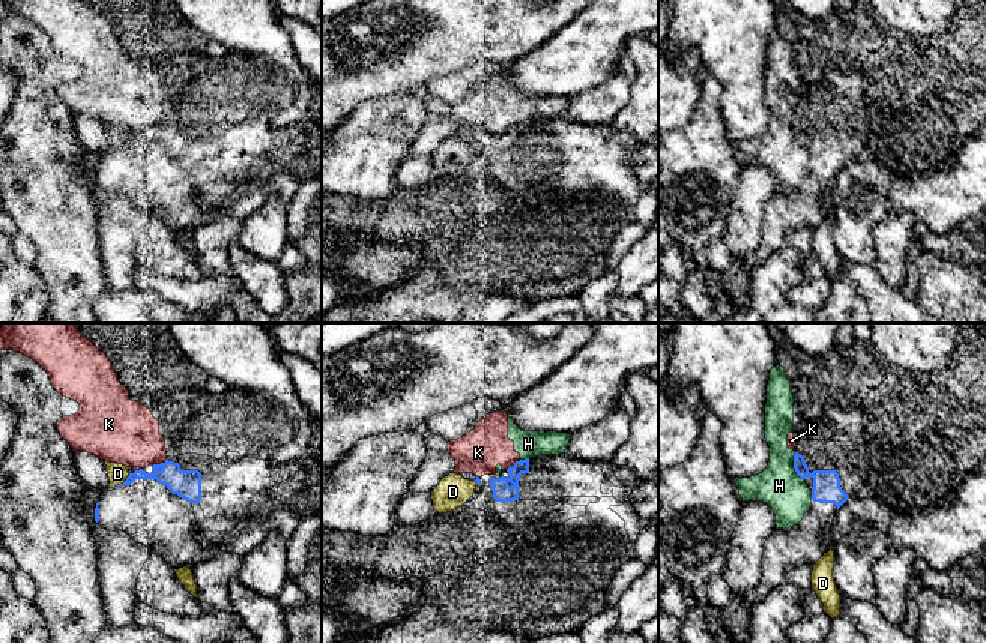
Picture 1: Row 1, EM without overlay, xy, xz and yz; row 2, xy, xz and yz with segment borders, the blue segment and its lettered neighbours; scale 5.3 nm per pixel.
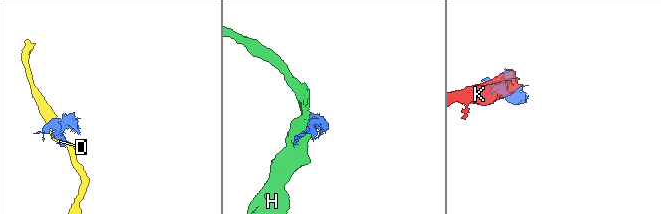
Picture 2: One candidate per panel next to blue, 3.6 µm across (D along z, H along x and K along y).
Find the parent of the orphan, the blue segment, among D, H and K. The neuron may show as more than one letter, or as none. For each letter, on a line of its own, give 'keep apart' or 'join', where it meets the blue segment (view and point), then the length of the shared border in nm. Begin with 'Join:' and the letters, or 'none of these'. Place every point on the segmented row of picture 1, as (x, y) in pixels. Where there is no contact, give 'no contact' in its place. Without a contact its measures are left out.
Join: none of these
D: keep apart; contact xy (124, 483); length 120 nm
H: keep apart; contact yz (794, 466); length 160 nm
K: keep apart; contact xy (161, 463); length 80 nm

